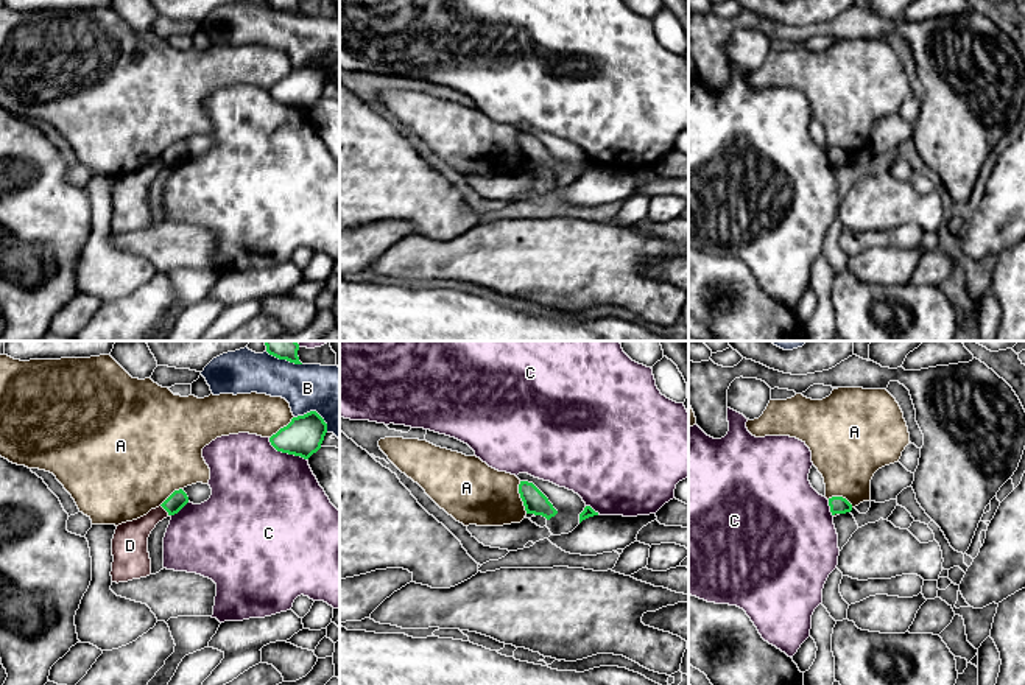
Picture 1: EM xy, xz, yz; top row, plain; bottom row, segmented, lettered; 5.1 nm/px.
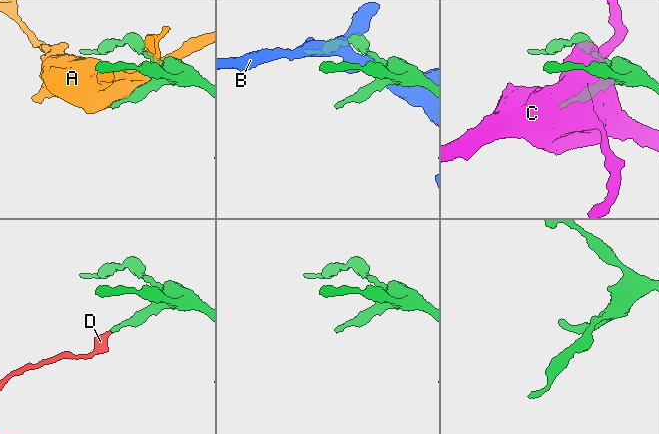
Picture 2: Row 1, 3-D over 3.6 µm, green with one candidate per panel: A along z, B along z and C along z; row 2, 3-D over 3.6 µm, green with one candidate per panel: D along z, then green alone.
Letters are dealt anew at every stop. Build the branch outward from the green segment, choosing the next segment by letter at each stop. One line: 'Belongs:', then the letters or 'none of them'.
Belongs: D

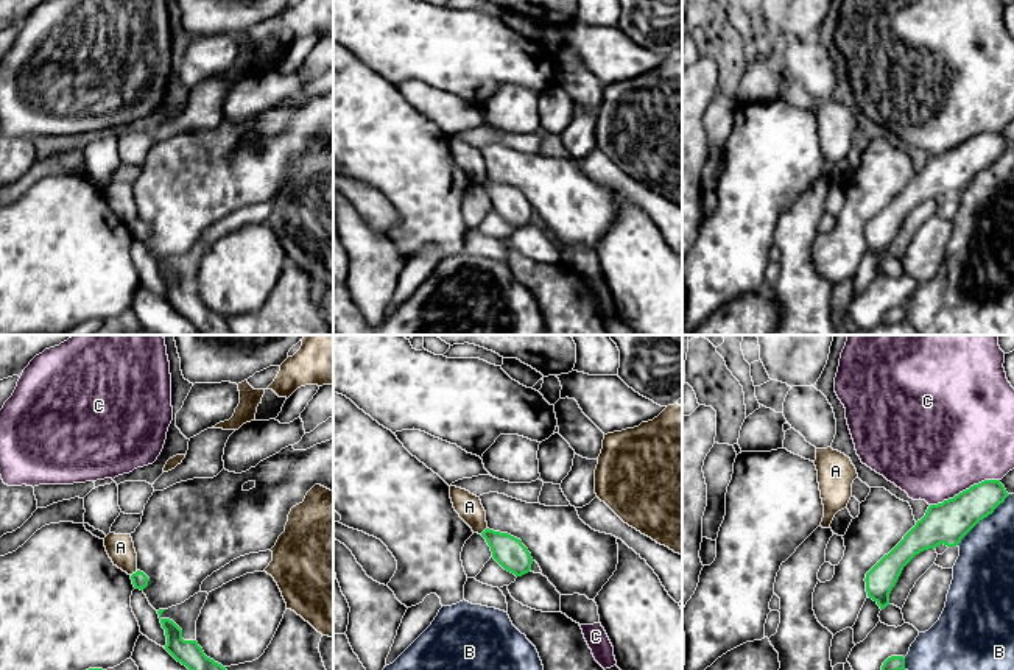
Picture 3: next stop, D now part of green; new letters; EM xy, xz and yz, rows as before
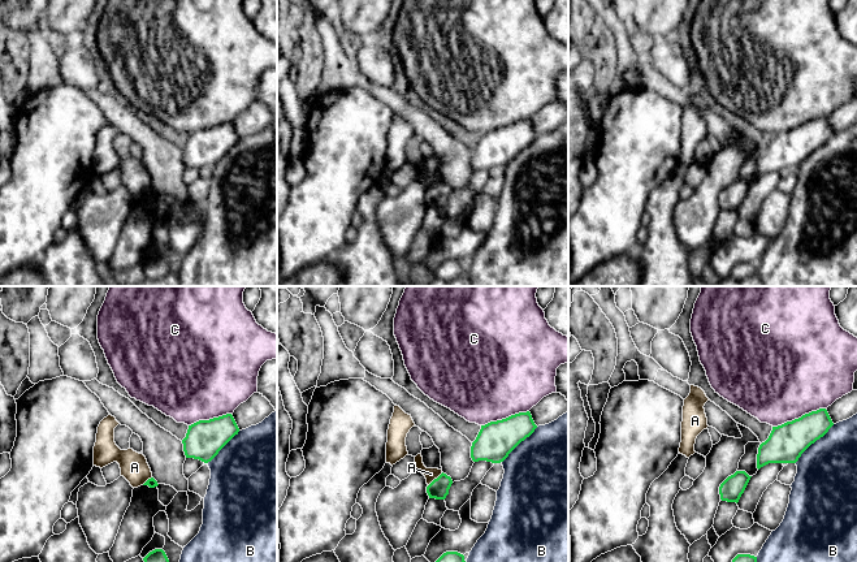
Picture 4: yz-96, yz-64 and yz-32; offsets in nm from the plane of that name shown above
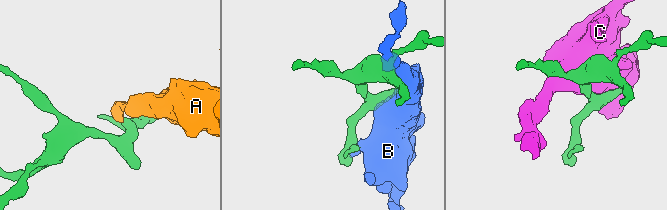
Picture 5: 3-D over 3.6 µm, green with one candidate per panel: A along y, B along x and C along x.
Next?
Belongs: none of them

